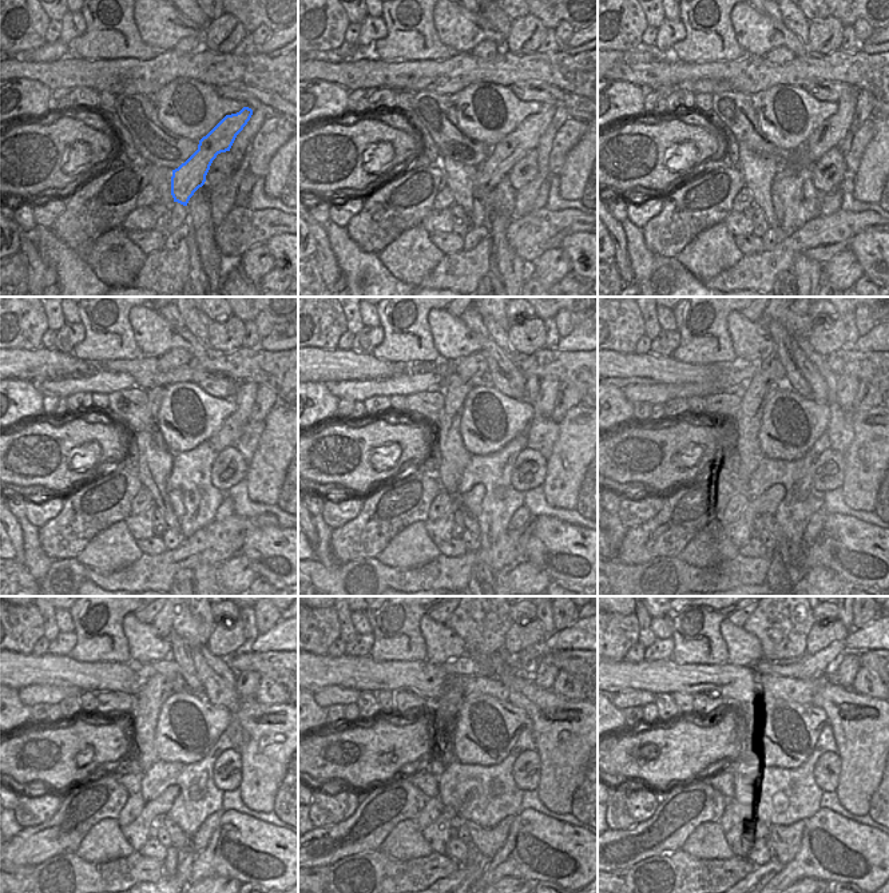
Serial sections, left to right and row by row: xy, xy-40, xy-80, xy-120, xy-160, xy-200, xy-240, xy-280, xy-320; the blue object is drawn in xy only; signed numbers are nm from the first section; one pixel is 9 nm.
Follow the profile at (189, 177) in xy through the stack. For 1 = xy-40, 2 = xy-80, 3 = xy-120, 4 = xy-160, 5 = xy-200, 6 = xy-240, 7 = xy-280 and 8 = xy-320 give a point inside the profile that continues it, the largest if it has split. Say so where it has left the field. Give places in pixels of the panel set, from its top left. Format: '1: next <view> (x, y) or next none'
1: next xy-40 (514, 146)
2: next xy-80 (830, 133)
3: next xy-120 (230, 431)
4: next xy-160 (546, 397)
5: next xy-200 (846, 385)
6: next xy-240 (247, 682)
7: next xy-280 (543, 674)
8: next xy-320 (842, 673)

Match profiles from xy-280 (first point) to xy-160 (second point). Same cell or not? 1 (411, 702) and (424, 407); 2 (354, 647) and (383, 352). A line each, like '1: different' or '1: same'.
1: same
2: different

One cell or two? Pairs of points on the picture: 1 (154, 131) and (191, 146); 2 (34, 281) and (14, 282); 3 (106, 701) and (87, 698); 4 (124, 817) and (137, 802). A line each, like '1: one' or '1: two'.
1: one
2: two
3: two
4: one

